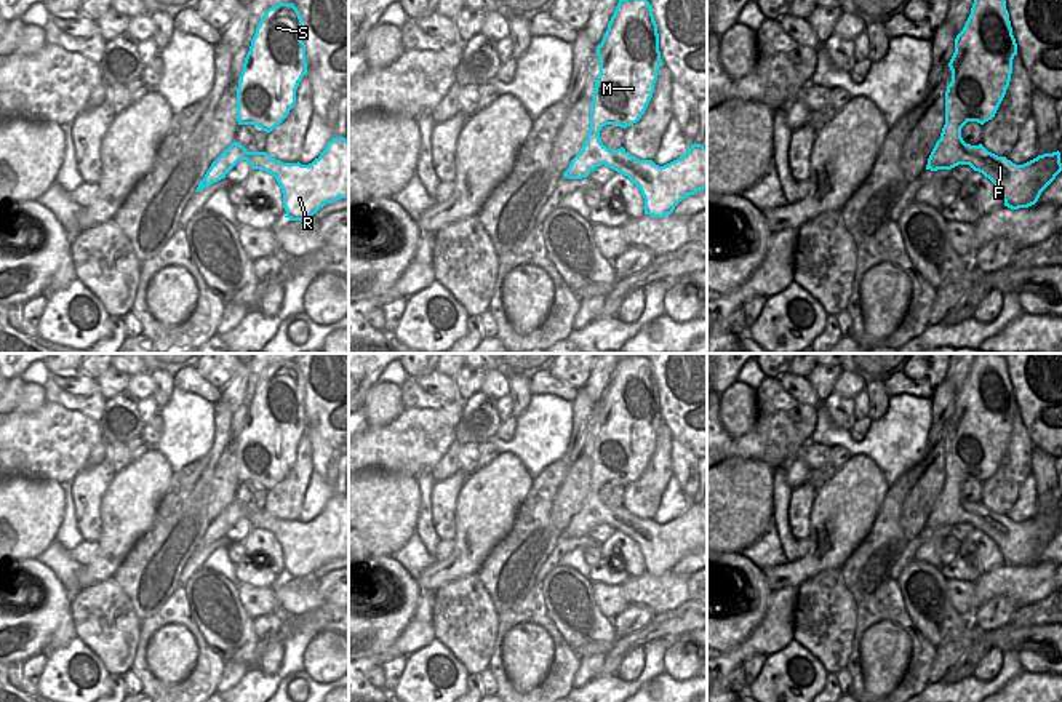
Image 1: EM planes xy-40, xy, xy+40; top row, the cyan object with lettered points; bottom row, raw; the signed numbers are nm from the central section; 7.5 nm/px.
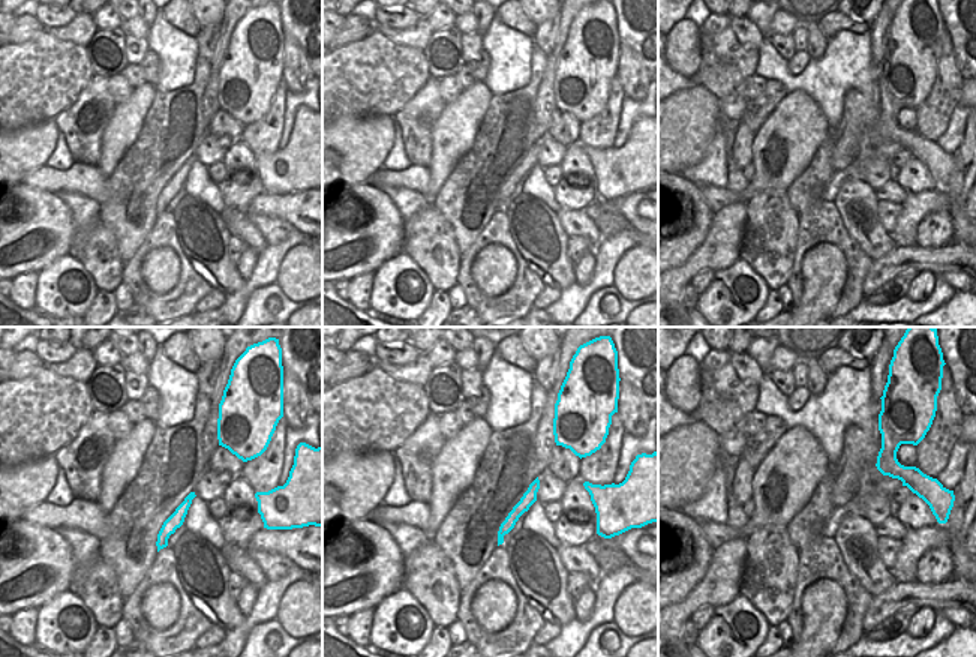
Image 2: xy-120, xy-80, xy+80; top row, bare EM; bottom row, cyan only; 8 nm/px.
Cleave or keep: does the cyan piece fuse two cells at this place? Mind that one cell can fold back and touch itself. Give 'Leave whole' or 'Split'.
Leave whole

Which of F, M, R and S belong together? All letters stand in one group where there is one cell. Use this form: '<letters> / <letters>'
F M R S

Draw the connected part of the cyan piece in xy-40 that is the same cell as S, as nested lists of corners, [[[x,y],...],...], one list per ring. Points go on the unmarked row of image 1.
[[[278,361],[261,376],[237,446],[237,480],[266,491],[278,485],[296,462],[296,448],[307,432],[302,376],[294,361]]]

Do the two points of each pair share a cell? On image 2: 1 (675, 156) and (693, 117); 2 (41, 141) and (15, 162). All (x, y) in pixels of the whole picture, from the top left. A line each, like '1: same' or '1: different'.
1: same
2: same

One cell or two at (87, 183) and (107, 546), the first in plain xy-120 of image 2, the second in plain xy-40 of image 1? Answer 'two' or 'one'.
two

